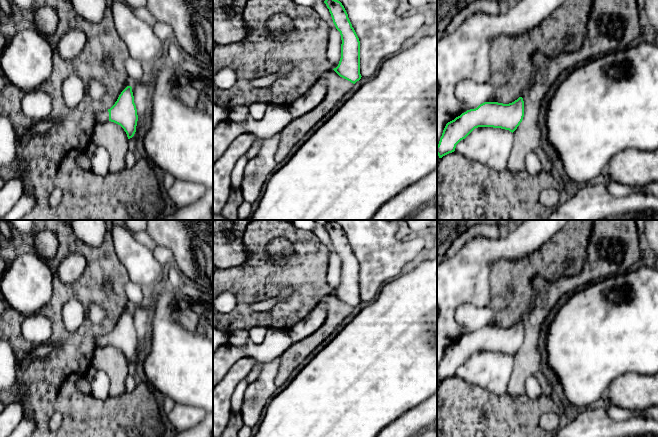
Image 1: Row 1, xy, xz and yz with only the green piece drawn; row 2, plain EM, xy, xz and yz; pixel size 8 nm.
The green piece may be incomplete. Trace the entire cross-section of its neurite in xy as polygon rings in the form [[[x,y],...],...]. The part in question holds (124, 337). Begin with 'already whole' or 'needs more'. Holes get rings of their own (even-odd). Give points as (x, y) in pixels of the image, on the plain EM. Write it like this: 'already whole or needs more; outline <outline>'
needs more; outline [[[127,310],[121,316],[117,325],[110,333],[98,337],[98,347],[108,345],[120,349],[126,356],[128,363],[134,360],[136,356],[138,339],[131,310]]]

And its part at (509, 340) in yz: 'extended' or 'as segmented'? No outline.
as segmented

